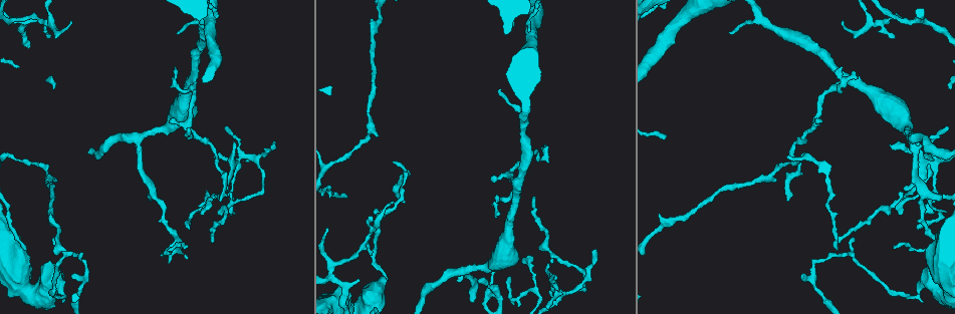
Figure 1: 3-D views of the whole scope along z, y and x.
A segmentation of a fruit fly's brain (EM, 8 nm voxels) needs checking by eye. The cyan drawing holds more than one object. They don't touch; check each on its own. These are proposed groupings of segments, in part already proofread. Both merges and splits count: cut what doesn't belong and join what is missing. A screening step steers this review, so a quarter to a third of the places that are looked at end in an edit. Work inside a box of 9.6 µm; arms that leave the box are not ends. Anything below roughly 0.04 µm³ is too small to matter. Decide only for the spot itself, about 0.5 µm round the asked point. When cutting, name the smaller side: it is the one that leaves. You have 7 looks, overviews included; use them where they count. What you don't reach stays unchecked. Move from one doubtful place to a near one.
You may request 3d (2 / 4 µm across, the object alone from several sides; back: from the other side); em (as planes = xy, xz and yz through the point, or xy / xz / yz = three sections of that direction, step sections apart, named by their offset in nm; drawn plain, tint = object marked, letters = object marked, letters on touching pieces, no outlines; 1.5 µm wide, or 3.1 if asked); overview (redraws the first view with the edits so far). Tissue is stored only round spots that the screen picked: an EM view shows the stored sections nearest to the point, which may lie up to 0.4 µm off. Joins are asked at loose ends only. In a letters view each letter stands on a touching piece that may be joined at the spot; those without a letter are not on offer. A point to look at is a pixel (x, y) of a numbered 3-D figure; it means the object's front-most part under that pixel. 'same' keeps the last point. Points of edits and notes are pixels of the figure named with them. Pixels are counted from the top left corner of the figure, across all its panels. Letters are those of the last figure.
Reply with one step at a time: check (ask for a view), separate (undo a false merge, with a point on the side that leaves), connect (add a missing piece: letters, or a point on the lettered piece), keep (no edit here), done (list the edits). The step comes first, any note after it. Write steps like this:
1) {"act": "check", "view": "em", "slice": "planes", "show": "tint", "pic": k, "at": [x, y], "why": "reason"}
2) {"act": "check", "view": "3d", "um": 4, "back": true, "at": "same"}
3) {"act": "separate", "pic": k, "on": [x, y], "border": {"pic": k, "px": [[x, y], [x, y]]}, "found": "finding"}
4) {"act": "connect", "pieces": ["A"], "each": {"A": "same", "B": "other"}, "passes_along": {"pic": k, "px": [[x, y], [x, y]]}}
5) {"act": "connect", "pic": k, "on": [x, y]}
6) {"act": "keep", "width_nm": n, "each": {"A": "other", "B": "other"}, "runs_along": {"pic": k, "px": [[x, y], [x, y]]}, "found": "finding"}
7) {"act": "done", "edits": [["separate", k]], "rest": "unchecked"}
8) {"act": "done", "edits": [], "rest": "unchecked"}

{"act": "check", "view": "em", "slice": "yz", "step": 8, "show": "letters", "pic": 1, "at": [853, 71], "why": "thin end"}

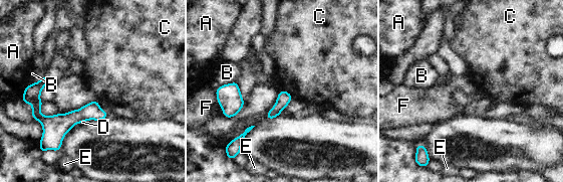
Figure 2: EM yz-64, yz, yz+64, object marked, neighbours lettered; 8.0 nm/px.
{"act": "check", "view": "em", "slice": "planes", "show": "letters", "at": "same", "why": "another direction"}

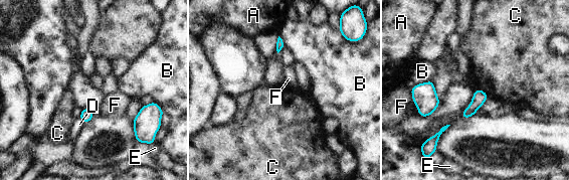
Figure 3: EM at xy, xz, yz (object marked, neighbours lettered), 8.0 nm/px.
{"act": "keep", "each": {"A": "other", "B": "other", "C": "other", "D": "other", "E": "other", "F": "other"}, "found": "none of them fits"}

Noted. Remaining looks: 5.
{"act": "check", "view": "em", "slice": "planes", "show": "plain", "pic": 1, "at": [597, 250], "why": "branch stops here"}

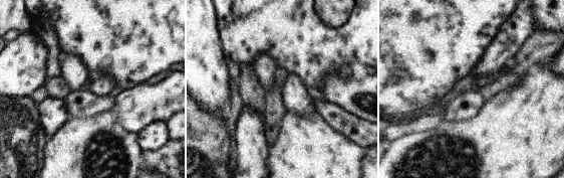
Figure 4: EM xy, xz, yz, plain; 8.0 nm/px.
{"act": "check", "view": "em", "slice": "planes", "show": "tint", "at": "same"}

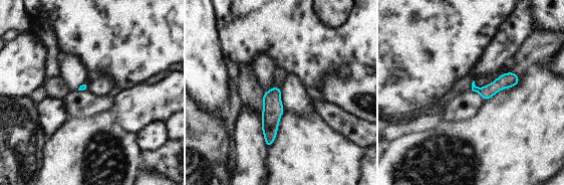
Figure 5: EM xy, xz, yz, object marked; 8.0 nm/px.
{"act": "check", "view": "em", "slice": "planes", "show": "letters", "at": "same"}

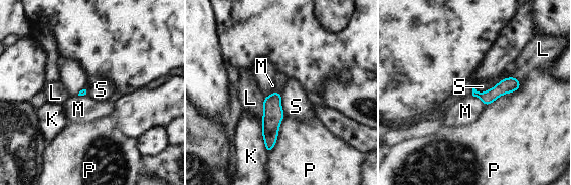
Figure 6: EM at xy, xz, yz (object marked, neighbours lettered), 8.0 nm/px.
{"act": "keep", "longest_contact_nm": ["P", 360], "each": {"K": "other", "L": "other", "M": "other", "P": "other", "S": "other"}, "border": {"pic": 6, "px": [[512, 76], [484, 91], [473, 85]]}, "found": "none of them fits"}

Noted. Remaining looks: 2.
{"act": "check", "view": "em", "slice": "planes", "show": "letters", "pic": 1, "at": [187, 245], "why": "tapers out"}

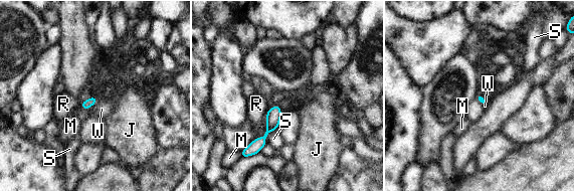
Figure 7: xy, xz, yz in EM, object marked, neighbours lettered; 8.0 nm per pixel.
{"act": "keep", "each": {"J": "other", "M": "other", "R": "other", "S": "other", "W": "other"}, "border": {"pic": 7, "px": [[98, 98], [86, 110]]}, "found": "no lettered piece goes on from it"}

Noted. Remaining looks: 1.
{"act": "done", "edits": [], "rest": "unchecked"}

